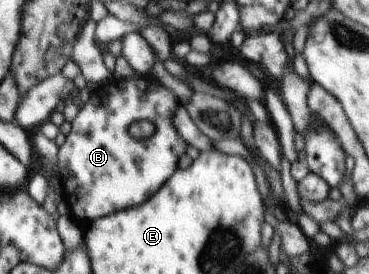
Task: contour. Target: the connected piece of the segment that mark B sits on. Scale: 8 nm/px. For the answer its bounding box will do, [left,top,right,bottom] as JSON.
[58,75,188,226]

